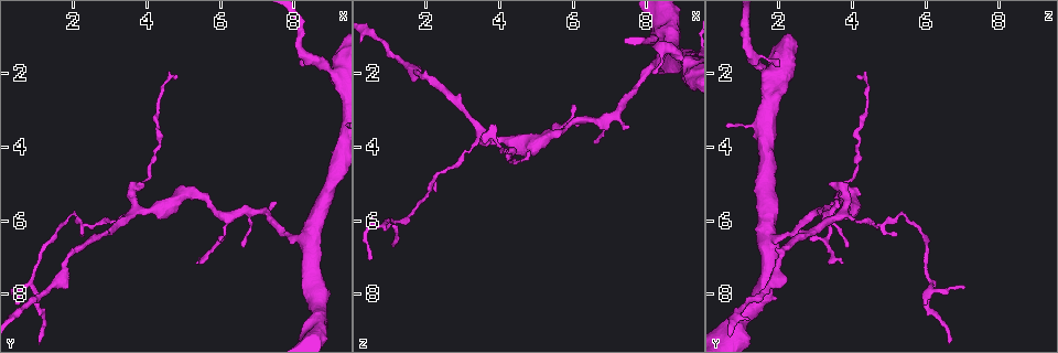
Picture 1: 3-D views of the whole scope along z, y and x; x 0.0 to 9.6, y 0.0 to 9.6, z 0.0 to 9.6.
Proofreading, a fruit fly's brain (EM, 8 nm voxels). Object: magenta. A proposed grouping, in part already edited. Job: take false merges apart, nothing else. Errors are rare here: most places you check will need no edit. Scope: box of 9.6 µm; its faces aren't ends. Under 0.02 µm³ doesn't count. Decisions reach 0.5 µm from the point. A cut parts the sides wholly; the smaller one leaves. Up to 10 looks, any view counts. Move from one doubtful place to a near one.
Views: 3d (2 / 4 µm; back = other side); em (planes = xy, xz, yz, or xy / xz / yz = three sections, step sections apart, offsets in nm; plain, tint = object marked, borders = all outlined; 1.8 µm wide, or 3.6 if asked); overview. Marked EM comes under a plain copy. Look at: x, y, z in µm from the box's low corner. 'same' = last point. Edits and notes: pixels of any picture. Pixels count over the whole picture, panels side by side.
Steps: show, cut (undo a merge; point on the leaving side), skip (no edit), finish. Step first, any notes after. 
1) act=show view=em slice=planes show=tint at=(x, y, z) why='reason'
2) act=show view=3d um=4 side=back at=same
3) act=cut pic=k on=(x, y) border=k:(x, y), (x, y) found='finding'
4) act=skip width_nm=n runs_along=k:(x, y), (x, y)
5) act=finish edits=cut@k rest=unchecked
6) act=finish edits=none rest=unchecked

act=show view=3d um=2 at=(8.45, 6.45, 1.70) why='abrupt turn'

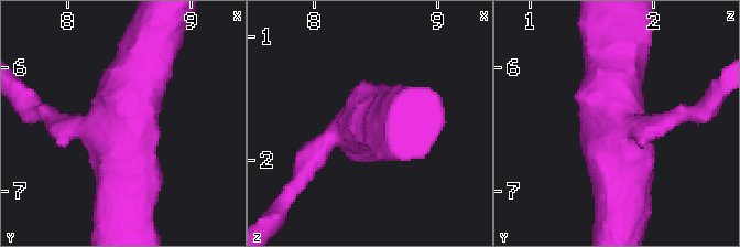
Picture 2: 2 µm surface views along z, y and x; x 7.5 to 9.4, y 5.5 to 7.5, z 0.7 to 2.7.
act=show view=em slice=xz step=4 show=tint at=(8.38, 6.46, 1.74) arms=3

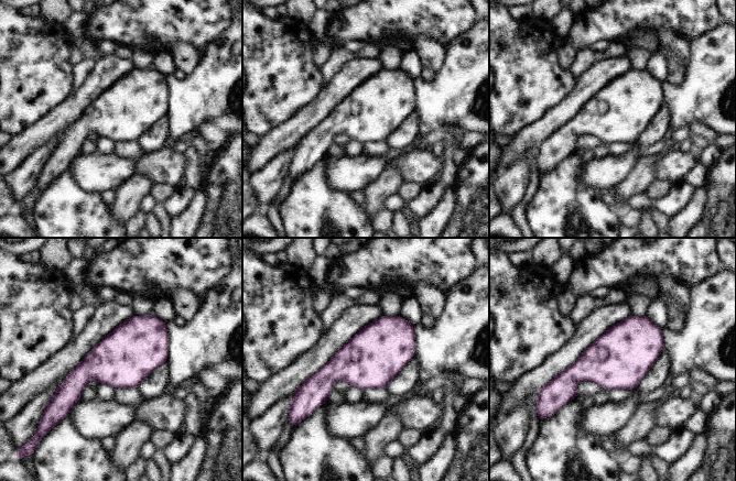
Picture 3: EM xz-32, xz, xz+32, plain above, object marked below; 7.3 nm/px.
act=show view=em slice=planes show=tint at=same

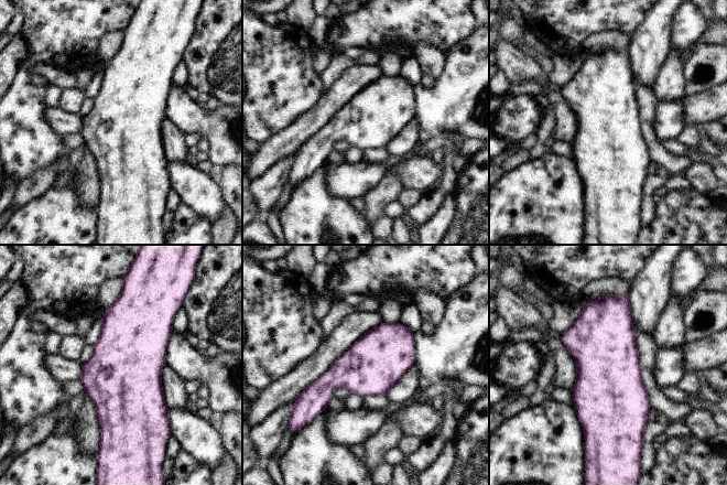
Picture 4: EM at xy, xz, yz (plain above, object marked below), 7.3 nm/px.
act=skip found='continuous, no second cell'

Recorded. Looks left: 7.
act=show view=3d um=4 at=(6.35, 5.90, 3.20) why='arms part here'

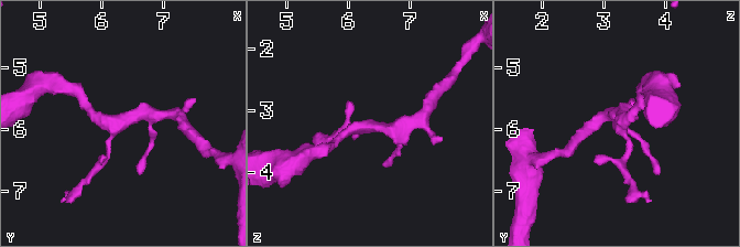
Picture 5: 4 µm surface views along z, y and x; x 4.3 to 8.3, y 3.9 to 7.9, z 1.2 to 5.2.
act=show view=em slice=planes show=borders at=(6.30, 5.85, 3.25)

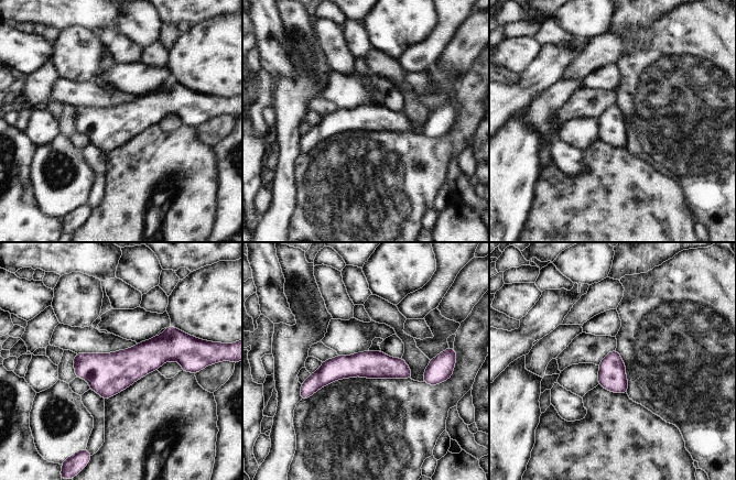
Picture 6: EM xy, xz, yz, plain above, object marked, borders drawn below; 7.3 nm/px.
act=skip runs_along=6:(185, 360), (76, 364) found='all the same cell'

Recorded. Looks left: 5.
act=show view=em slice=planes show=tint at=(3.50, 5.85, 3.65) why='four-way junction'

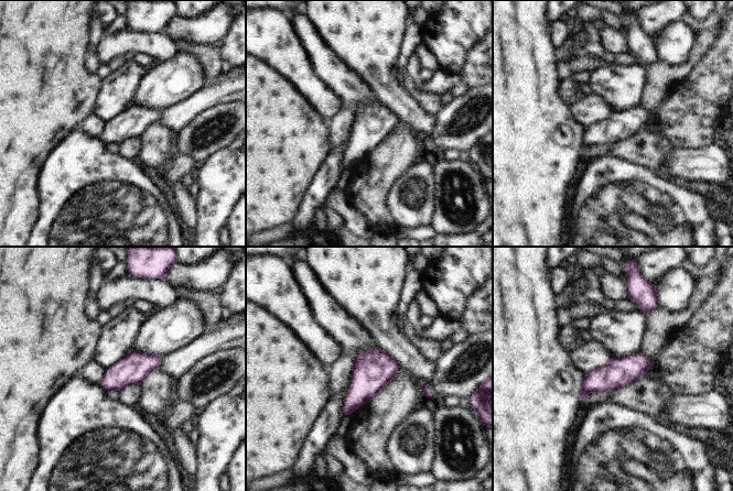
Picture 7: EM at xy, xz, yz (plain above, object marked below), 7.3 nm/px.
act=skip found='all the same cell'

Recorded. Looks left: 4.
act=show view=3d um=4 at=(0.85, 7.65, 6.15)

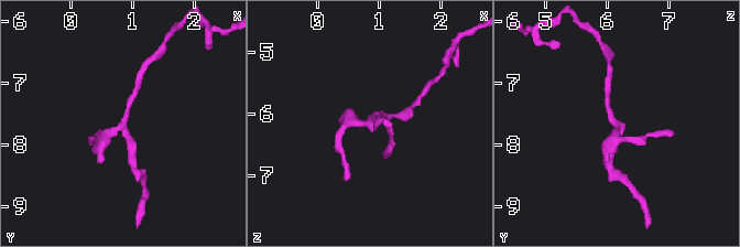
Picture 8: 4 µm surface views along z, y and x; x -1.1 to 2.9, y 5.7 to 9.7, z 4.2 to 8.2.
act=show view=em slice=planes show=tint at=(0.85, 7.65, 6.15)

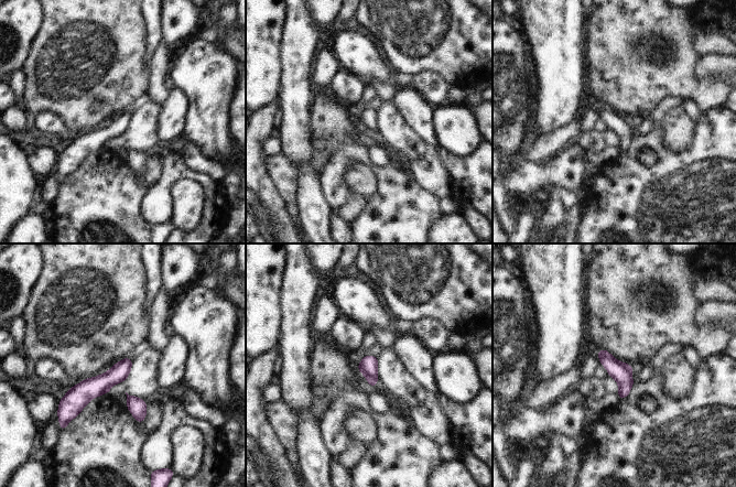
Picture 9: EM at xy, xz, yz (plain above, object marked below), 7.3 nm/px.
act=skip found='all the same cell'

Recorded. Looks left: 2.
act=finish edits=none rest=unchecked

